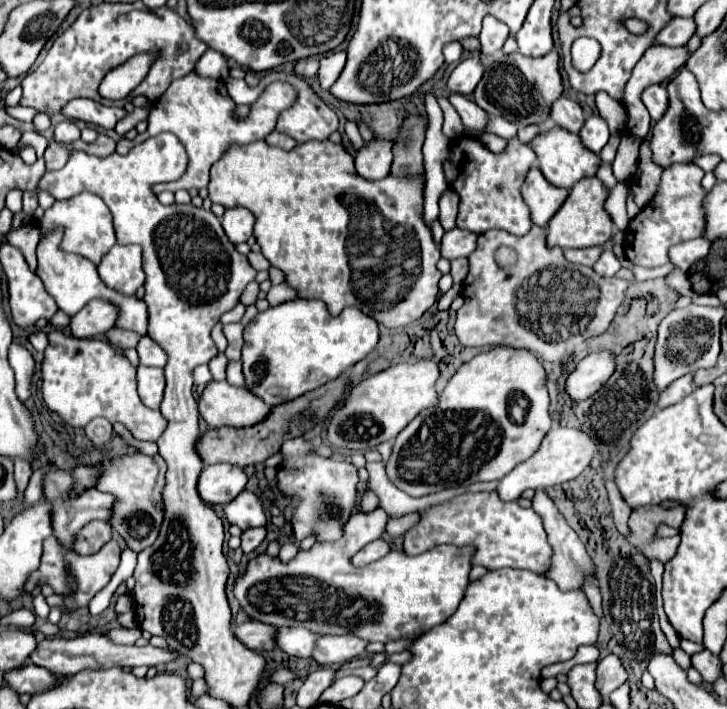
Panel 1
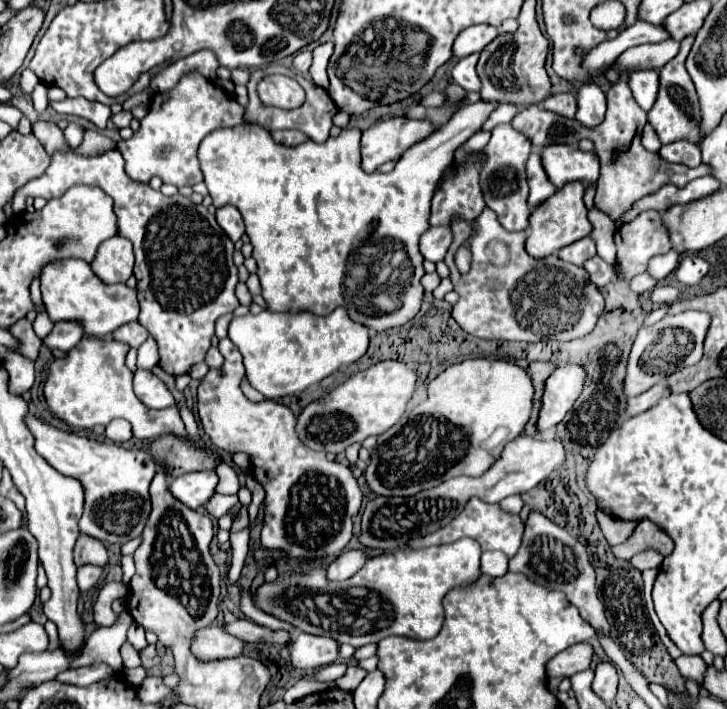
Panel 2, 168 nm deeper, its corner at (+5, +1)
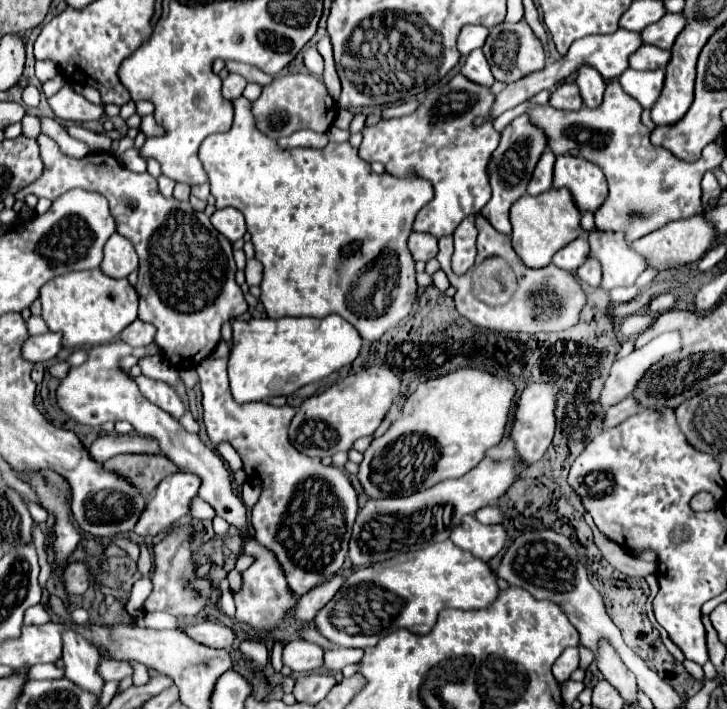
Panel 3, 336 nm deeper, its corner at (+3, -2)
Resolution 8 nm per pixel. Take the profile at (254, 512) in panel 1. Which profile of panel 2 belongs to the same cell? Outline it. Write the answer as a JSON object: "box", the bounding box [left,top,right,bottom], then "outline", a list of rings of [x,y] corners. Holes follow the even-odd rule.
{"box":[206,494,238,518],"outline":[[[214,494],[208,502],[206,502],[206,510],[210,516],[214,518],[220,518],[224,516],[226,512],[230,512],[230,508],[238,502],[238,496],[224,496],[224,494]]]}

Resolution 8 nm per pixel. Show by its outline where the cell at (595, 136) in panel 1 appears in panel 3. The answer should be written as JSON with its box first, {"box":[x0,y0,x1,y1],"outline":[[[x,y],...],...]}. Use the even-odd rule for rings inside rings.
{"box":[576,67,606,109],"outline":[[[580,67],[576,85],[580,89],[580,97],[584,101],[584,107],[588,107],[588,109],[600,107],[600,101],[602,101],[606,85],[604,85],[602,75],[596,69],[592,69],[592,67]]]}

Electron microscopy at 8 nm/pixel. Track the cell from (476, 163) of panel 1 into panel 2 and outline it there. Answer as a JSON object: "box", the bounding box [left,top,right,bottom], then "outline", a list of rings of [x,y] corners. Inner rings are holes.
{"box":[480,124,532,232],"outline":[[[500,124],[492,130],[492,138],[488,146],[482,150],[486,152],[488,160],[480,172],[480,186],[484,192],[486,206],[496,212],[498,222],[514,232],[524,230],[528,224],[530,208],[528,208],[528,184],[526,184],[526,160],[532,152],[530,140],[512,128],[512,124]]]}

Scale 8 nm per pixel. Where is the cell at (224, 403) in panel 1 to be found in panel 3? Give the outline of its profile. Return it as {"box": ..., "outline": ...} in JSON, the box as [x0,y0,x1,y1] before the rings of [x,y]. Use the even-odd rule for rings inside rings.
{"box":[196,357,358,595],"outline":[[[208,357],[196,367],[198,371],[201,393],[203,395],[203,422],[206,433],[214,447],[220,443],[230,443],[238,455],[244,461],[244,471],[248,477],[260,479],[260,499],[252,509],[252,527],[256,529],[256,541],[264,547],[268,547],[276,559],[280,561],[290,589],[294,589],[298,595],[308,593],[316,585],[320,585],[324,579],[330,579],[336,575],[348,555],[348,541],[352,535],[352,525],[358,513],[358,499],[356,491],[350,483],[350,479],[344,475],[342,469],[326,467],[316,457],[306,457],[304,453],[296,451],[288,441],[288,427],[292,417],[296,415],[296,409],[290,405],[272,407],[262,401],[256,403],[236,403],[232,399],[230,387],[228,387],[228,373],[226,373],[226,361],[228,357]]]}

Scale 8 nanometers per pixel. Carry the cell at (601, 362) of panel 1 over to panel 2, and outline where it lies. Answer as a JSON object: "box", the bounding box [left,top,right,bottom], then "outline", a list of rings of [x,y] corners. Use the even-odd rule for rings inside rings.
{"box":[536,364,584,434],"outline":[[[576,364],[558,366],[544,384],[542,408],[536,422],[538,434],[546,434],[556,428],[556,424],[572,408],[578,392],[582,392],[584,370]]]}

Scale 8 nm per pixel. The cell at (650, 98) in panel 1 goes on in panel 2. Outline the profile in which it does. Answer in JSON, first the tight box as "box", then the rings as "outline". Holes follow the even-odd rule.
{"box":[628,70,658,110],"outline":[[[640,70],[628,76],[628,86],[634,94],[634,100],[640,104],[642,110],[650,110],[656,102],[658,94],[658,72],[656,70]]]}

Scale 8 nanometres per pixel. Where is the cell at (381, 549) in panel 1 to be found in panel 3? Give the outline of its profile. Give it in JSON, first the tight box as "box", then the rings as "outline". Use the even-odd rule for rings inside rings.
{"box":[296,575,346,623],"outline":[[[334,575],[334,579],[328,579],[324,583],[320,583],[320,587],[314,587],[306,595],[302,595],[298,601],[298,607],[296,607],[296,617],[304,623],[312,621],[314,615],[336,595],[336,591],[342,587],[344,581],[346,579],[342,575]]]}

